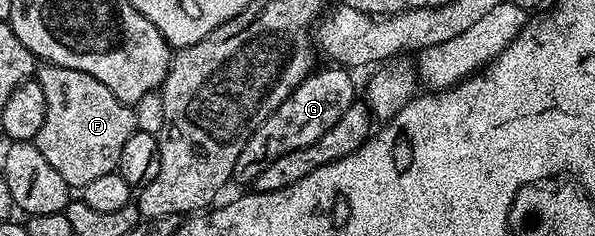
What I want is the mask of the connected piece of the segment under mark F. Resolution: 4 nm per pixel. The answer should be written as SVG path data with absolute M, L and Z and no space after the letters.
M43 62L37 70L37 80L41 84L41 92L45 92L45 124L41 124L41 132L33 140L35 146L49 160L54 168L65 180L65 184L72 188L88 186L100 176L113 174L118 171L121 152L137 129L135 114L128 103L117 100L101 80L89 76L89 72L77 72L77 68L65 68L52 62Z

